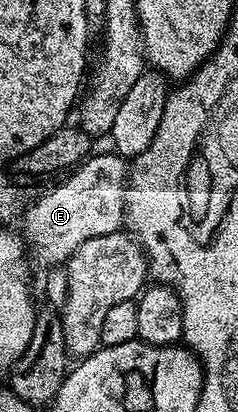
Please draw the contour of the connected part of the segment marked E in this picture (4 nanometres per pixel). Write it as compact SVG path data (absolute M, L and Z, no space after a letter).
M114 151L92 154L78 168L68 171L60 179L64 180L49 189L32 208L30 205L21 217L21 235L30 259L36 265L63 266L77 246L89 242L89 238L120 231L127 211L128 171L128 161Z

